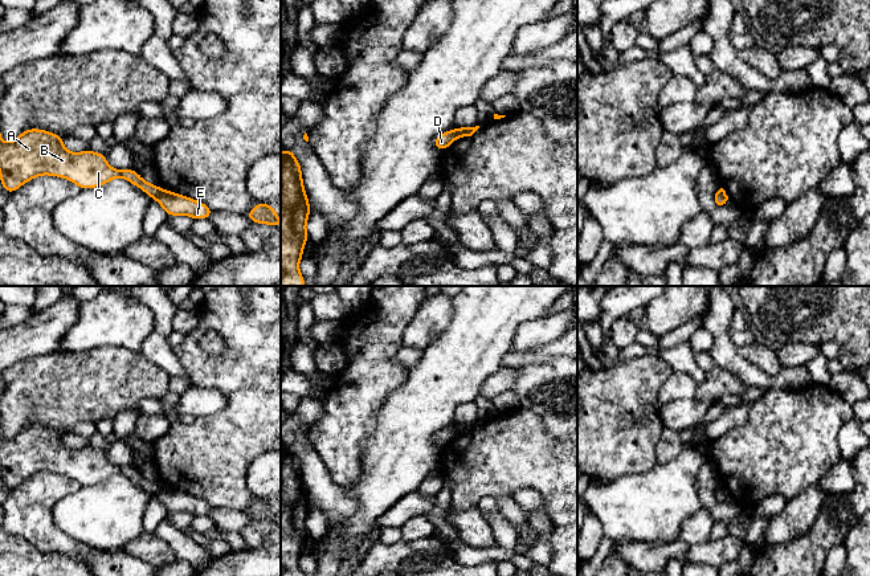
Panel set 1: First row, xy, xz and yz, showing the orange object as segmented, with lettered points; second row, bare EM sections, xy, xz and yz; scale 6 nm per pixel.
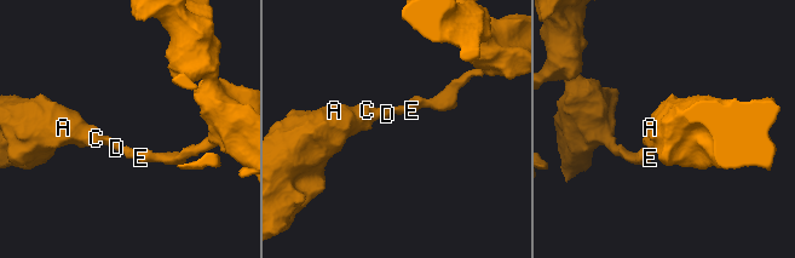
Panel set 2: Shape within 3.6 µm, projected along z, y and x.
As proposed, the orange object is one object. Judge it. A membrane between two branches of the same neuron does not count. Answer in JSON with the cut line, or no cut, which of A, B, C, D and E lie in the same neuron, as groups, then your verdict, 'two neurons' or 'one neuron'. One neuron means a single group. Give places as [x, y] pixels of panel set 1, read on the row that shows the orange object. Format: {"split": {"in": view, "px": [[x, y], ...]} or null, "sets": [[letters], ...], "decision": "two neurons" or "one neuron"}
{"split": {"in": "xy", "px": [[162, 190], [155, 199]]}, "sets": [["A", "B", "C", "D"], ["E"]], "decision": "two neurons"}

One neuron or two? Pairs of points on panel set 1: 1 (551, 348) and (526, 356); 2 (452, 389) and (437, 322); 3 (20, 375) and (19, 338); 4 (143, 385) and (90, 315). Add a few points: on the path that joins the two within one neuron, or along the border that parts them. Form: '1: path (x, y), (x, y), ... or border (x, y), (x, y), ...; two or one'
1: path (544, 352), (532, 356); one
2: border (452, 303), (452, 317), (448, 326), (423, 350); two
3: border (50, 354), (25, 358), (13, 364); two
4: border (82, 350), (122, 346), (138, 352); two

